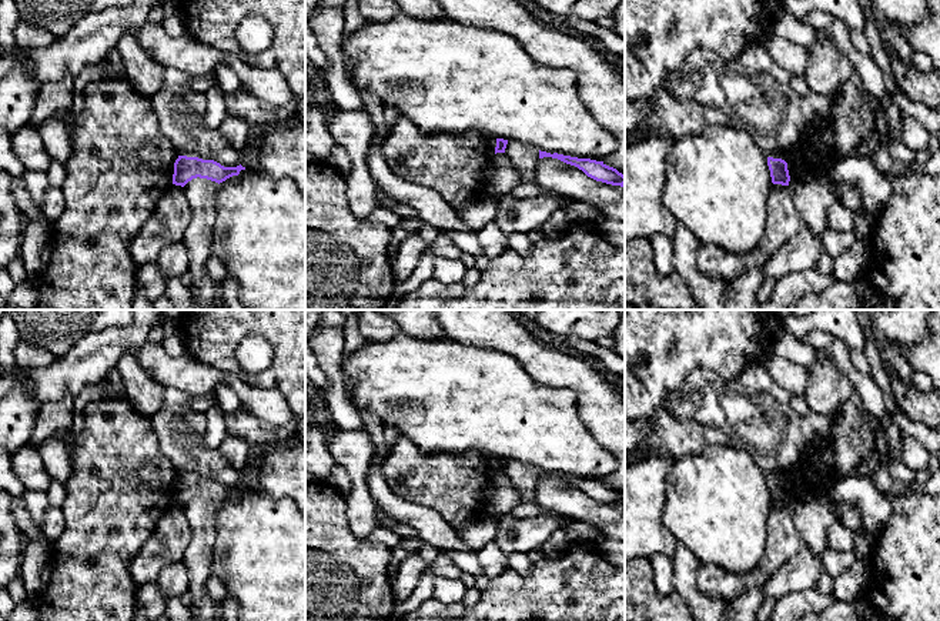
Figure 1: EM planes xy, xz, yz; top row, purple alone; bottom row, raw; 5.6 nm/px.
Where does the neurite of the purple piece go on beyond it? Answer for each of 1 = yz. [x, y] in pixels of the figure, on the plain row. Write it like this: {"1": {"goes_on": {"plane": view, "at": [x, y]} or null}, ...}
{"1": {"goes_on": null}}

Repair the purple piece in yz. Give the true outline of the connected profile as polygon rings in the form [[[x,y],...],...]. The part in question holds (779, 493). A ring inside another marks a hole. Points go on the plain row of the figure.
[[[767,477],[767,485],[773,504],[789,505],[790,495],[785,480]]]

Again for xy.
[[[178,475],[174,483],[173,504],[184,507],[197,497],[220,504],[233,495],[238,495],[241,490],[245,490],[241,484],[237,487],[224,487],[214,480]]]

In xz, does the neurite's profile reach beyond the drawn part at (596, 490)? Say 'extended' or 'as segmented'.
as segmented

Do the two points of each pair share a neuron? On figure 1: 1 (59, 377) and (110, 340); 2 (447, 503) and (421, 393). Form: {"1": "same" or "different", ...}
{"1": "same", "2": "different"}

